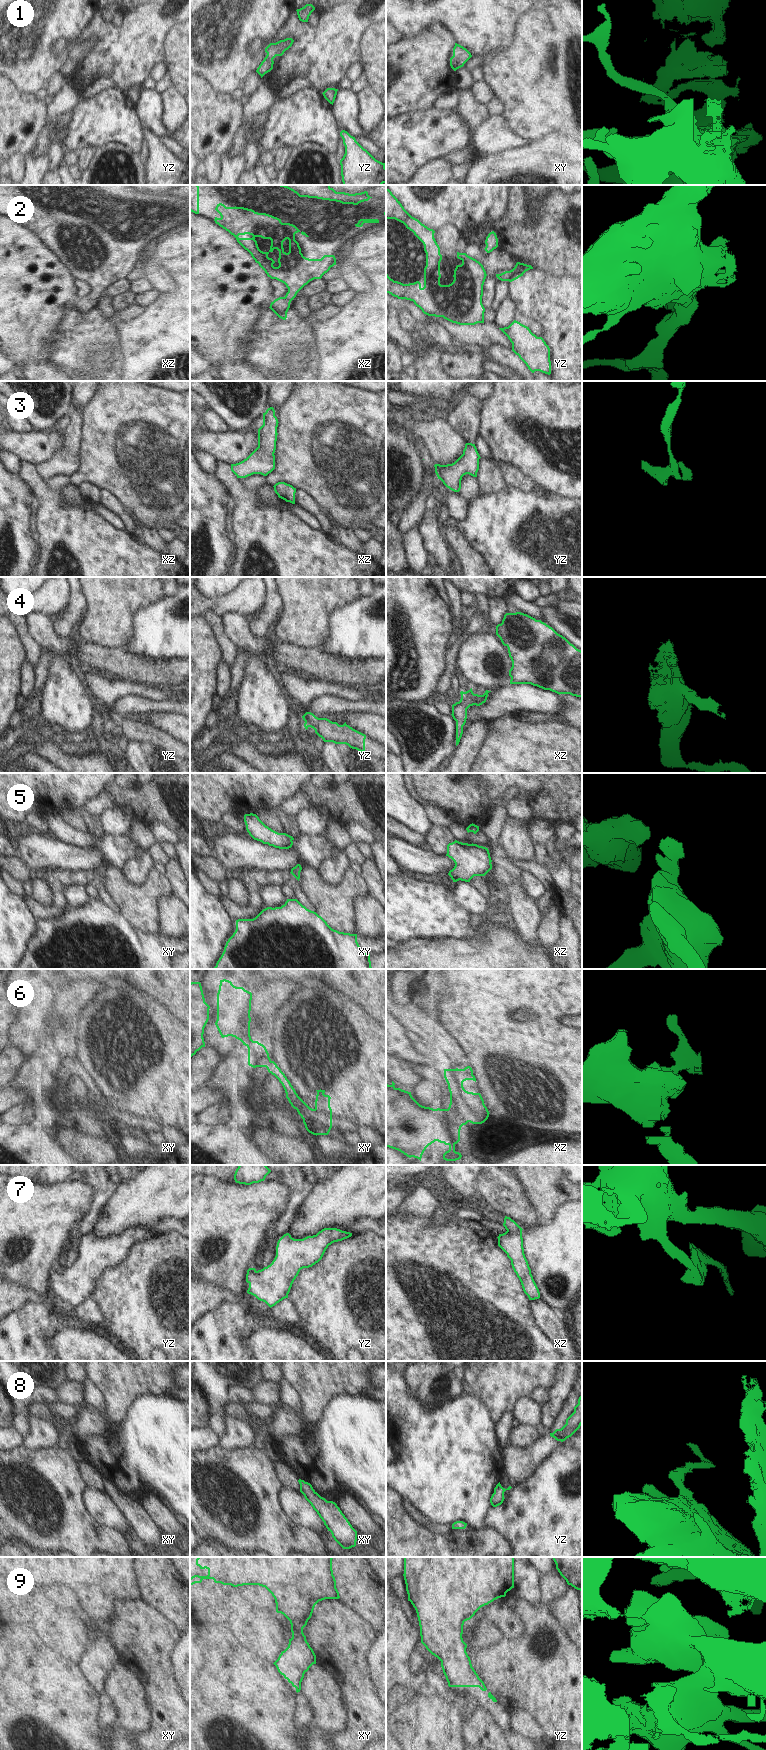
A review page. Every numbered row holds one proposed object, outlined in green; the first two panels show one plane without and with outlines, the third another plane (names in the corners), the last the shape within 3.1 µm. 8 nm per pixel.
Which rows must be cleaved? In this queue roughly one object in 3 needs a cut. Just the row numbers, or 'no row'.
no row

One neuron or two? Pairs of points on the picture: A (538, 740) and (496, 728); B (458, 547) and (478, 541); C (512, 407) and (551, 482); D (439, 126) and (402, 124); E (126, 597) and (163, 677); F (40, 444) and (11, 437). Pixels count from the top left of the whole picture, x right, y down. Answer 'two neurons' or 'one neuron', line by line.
A: one neuron
B: two neurons
C: one neuron
D: one neuron
E: two neurons
F: one neuron

